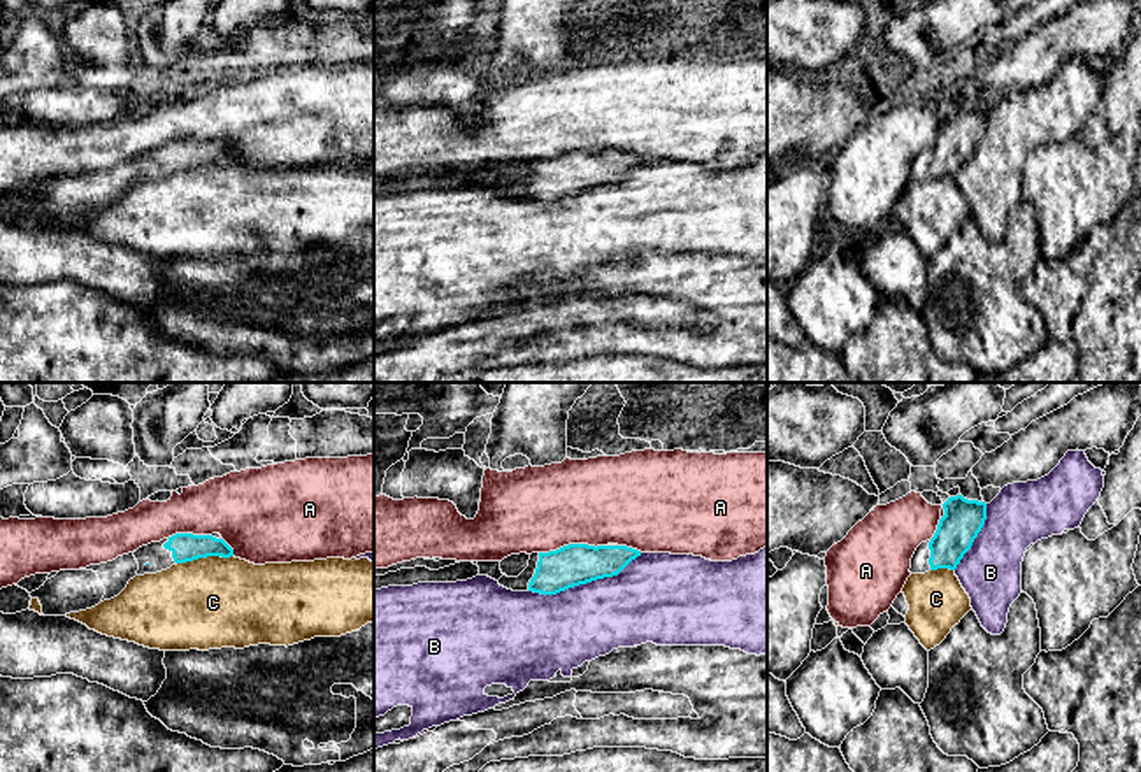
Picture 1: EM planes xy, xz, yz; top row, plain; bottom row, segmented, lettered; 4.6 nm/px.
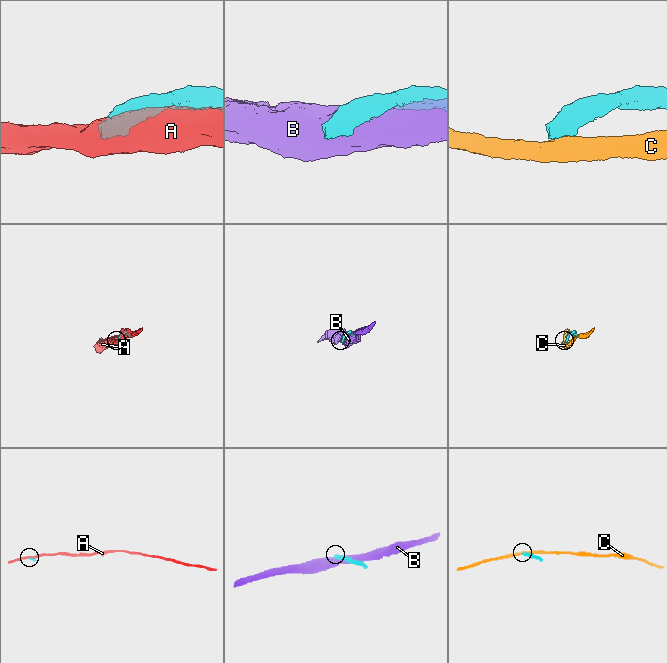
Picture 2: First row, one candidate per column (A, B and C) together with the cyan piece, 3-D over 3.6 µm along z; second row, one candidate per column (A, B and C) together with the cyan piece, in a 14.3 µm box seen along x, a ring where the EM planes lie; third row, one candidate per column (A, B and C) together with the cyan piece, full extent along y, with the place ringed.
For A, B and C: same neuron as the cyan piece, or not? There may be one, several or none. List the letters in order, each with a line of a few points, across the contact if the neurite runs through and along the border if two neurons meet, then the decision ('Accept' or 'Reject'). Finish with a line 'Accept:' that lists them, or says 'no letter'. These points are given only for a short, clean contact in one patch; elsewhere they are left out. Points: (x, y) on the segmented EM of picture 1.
A: Reject
B: Reject
C: Line: xy (232, 555), (199, 557), (178, 564). Reject
Accept: no letter

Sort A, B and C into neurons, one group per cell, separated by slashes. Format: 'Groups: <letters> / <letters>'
Groups: A / B / C

